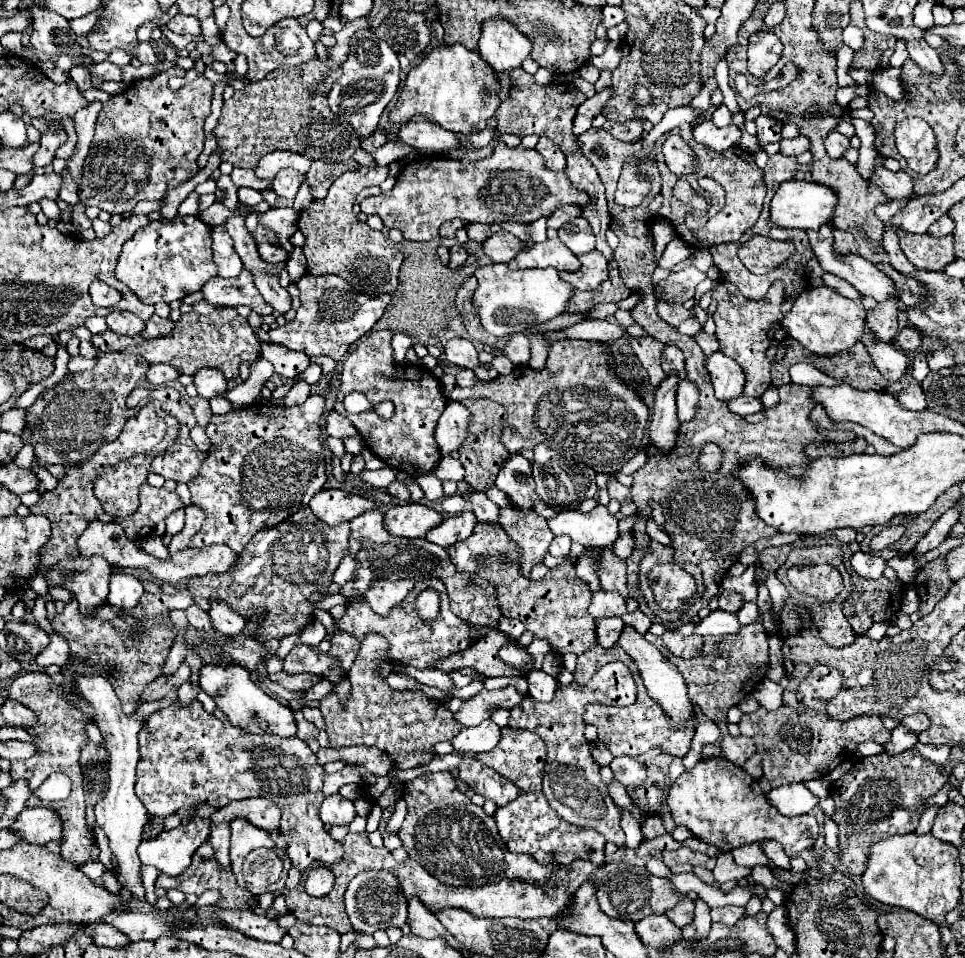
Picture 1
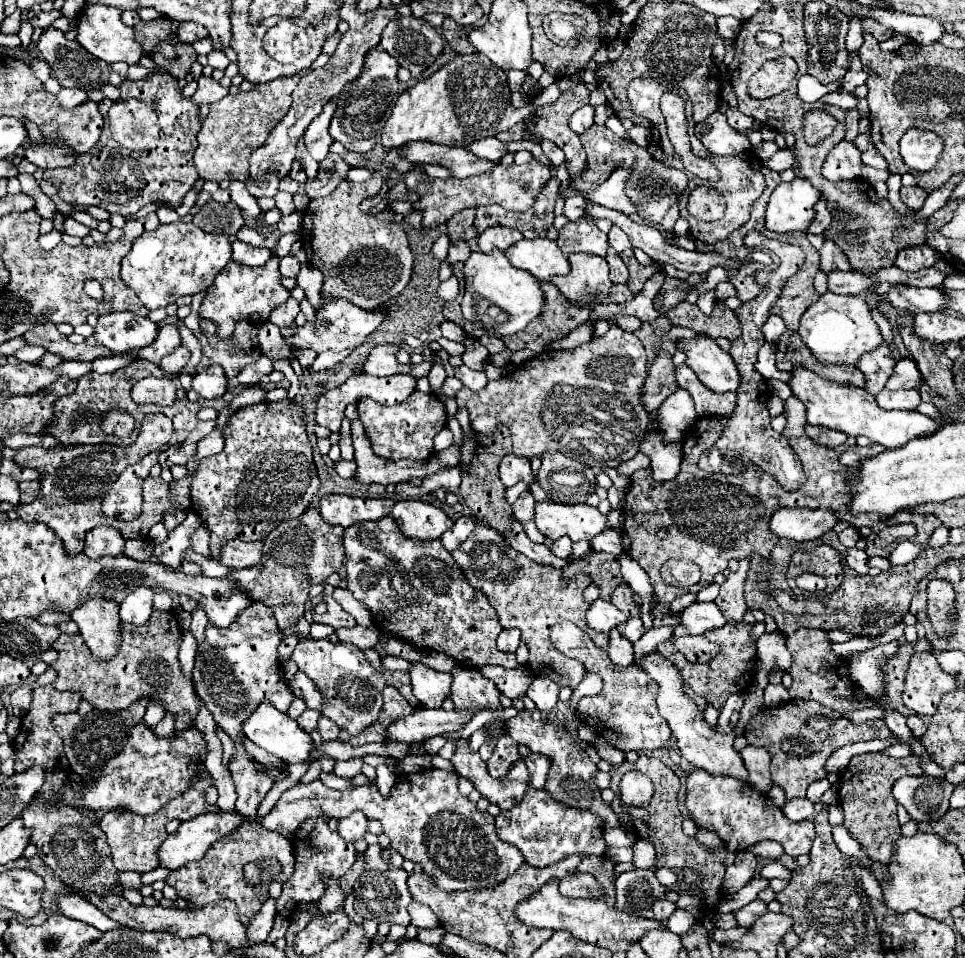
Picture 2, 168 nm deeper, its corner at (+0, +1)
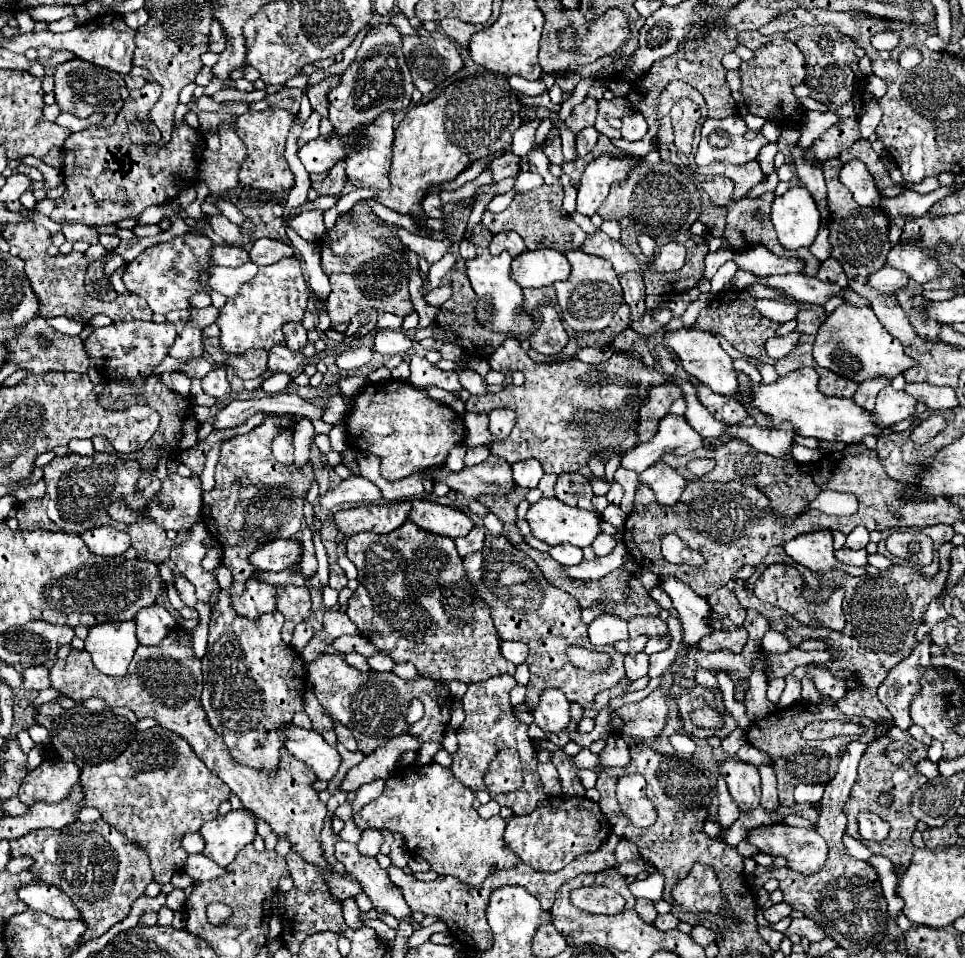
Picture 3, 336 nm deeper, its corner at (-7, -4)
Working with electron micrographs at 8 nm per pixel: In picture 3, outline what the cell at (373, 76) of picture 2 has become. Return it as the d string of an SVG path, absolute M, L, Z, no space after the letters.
M383 112L375 122L367 124L367 138L359 152L347 156L347 180L359 188L389 188L391 146L393 146L393 112Z

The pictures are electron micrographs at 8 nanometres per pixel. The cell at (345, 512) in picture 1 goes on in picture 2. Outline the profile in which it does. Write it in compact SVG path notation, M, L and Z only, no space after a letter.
M324 495L320 499L320 515L328 525L342 525L344 529L360 523L360 521L376 521L386 515L390 515L394 507L392 499L362 499L362 497L350 497L350 495Z

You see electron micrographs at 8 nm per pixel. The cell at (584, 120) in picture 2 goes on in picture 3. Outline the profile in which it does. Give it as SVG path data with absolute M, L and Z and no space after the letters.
M583 128L577 134L577 142L575 142L575 154L577 154L577 158L583 158L583 156L591 154L591 150L597 144L597 138L599 138L599 132L595 128Z

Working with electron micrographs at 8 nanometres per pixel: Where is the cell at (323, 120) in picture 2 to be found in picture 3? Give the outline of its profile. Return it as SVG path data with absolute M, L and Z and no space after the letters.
M377 24L363 38L355 60L341 74L339 84L327 92L329 120L333 122L335 130L347 132L379 118L379 114L385 110L397 112L407 108L411 104L413 90L413 78L401 52L401 32L393 24Z

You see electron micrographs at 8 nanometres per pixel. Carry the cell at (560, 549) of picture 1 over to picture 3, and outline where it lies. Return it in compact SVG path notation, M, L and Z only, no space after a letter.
M559 544L559 546L553 546L549 550L551 558L557 560L559 564L563 566L573 566L573 564L579 564L583 560L583 554L581 554L581 548L575 548L573 544Z

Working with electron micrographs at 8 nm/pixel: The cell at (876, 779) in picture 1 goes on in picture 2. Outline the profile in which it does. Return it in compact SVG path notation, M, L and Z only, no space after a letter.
M880 753L856 755L850 765L840 773L838 783L838 803L844 811L844 825L850 835L862 845L862 851L878 863L890 863L892 843L900 837L900 823L896 819L896 799L892 795L892 785L904 775L924 775L920 759L908 755L904 759L892 759Z

